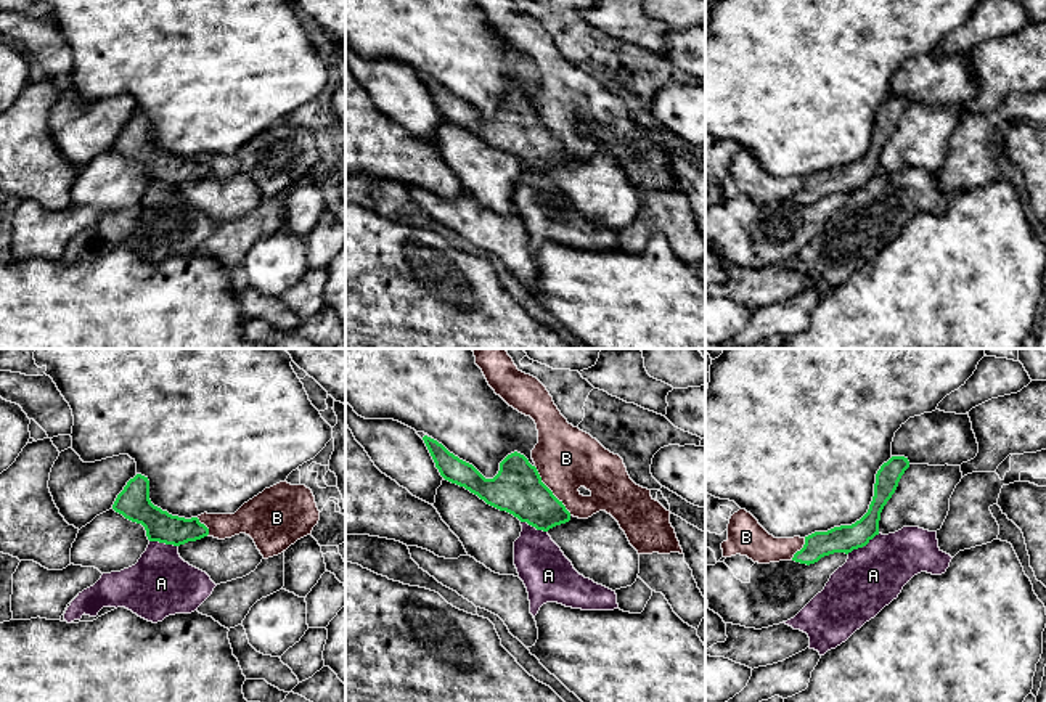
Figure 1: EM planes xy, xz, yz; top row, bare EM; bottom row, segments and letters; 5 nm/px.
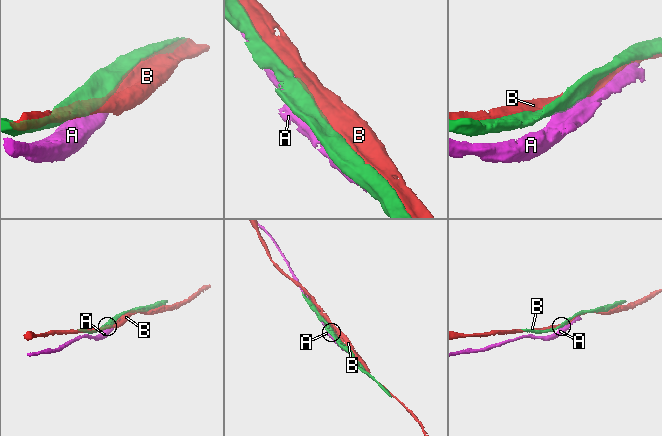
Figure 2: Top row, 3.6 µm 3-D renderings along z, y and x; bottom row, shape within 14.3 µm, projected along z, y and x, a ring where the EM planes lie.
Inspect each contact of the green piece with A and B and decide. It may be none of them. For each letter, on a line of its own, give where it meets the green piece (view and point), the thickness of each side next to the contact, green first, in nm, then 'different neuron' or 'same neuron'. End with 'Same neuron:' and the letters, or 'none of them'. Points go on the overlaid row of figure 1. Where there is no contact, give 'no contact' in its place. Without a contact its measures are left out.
A: yz (863, 545) | 140/300 nm | different neuron
B: xz (550, 490) | 260/320 nm | different neuron
Same neuron: none of them

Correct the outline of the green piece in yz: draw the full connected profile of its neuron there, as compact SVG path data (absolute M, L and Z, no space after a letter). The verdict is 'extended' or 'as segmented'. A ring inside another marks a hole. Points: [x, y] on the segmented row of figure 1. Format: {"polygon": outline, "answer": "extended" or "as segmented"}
{"polygon": "M892 456L884 463L876 474L874 496L868 512L852 525L840 525L827 532L815 532L805 537L803 548L794 554L792 561L810 565L824 556L834 553L848 554L853 549L866 546L879 535L881 512L895 493L908 467L909 461L905 456Z", "answer": "as segmented"}

